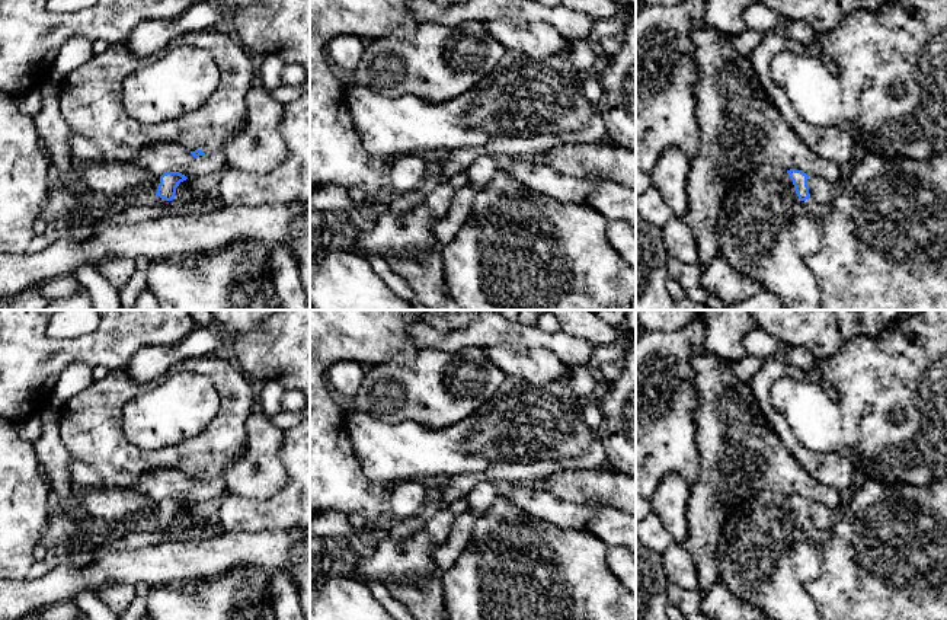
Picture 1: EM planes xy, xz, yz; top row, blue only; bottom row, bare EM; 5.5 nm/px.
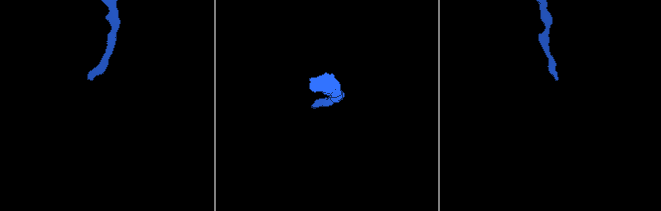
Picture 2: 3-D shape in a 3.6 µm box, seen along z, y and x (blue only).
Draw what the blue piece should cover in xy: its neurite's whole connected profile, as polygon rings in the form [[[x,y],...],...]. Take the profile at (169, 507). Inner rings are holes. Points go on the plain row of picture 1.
[[[166,498],[160,502],[160,509],[156,518],[156,531],[166,531],[169,527],[175,525],[176,514],[180,508],[188,504],[179,498]]]

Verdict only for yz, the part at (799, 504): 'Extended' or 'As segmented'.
Extended

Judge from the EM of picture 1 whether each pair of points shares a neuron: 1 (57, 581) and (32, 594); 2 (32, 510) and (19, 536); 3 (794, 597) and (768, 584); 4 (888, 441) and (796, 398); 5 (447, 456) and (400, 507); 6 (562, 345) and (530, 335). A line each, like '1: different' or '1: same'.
1: same
2: same
3: same
4: same
5: different
6: same

